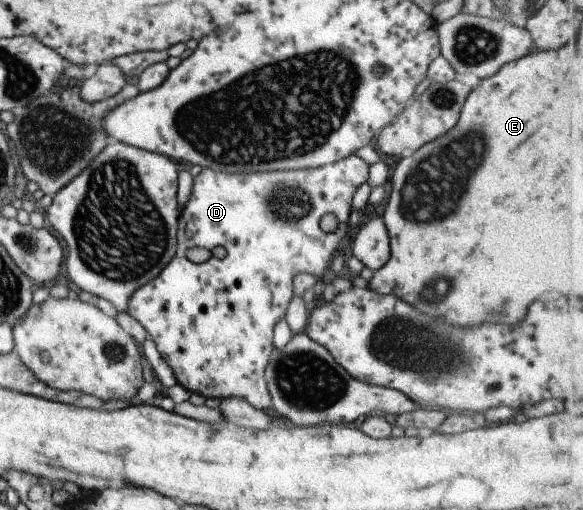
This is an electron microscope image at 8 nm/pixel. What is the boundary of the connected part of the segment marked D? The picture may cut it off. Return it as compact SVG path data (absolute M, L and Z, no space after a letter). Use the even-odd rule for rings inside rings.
M358 154L349 155L337 162L325 165L324 167L314 169L299 169L296 171L287 172L267 172L267 174L229 174L213 169L202 168L198 174L192 177L191 196L178 214L178 227L176 230L176 251L173 258L163 267L163 270L157 277L143 286L136 288L129 295L125 313L129 314L132 319L135 319L142 327L147 337L149 337L156 346L157 352L161 358L165 360L165 364L169 366L173 373L173 378L176 384L181 385L189 392L201 395L203 398L229 398L237 396L241 400L245 400L247 404L262 410L264 413L272 413L270 396L266 389L265 381L263 380L264 366L267 362L268 354L273 348L272 332L273 327L279 317L283 317L287 303L293 296L292 280L296 274L309 273L316 278L327 277L330 260L339 241L342 242L345 234L347 234L348 218L350 211L350 198L354 190L366 182L368 175L368 164L359 158ZM323 214L331 214L337 220L337 228L331 233L323 232L319 227L319 218ZM189 248L205 248L209 250L209 258L200 264L190 262L185 257L185 252Z

